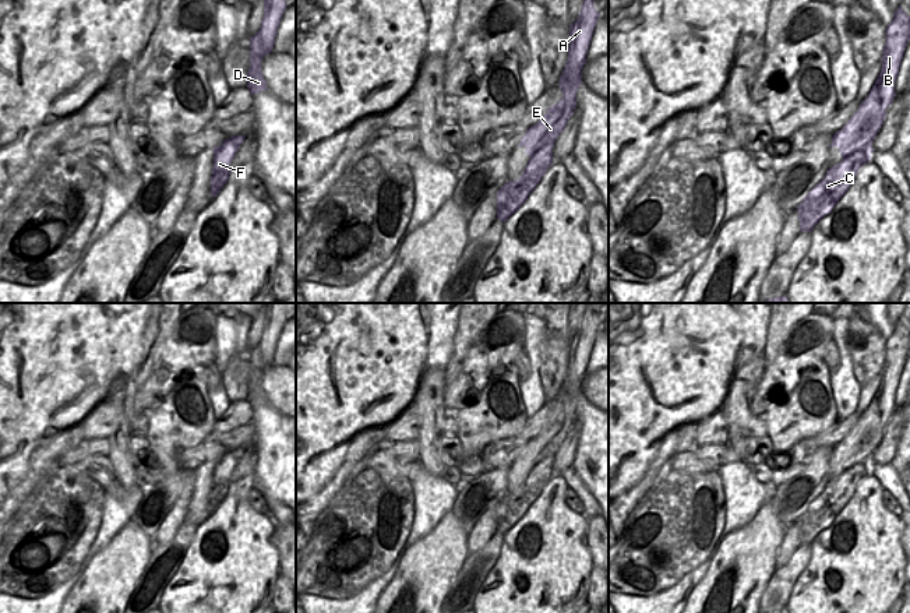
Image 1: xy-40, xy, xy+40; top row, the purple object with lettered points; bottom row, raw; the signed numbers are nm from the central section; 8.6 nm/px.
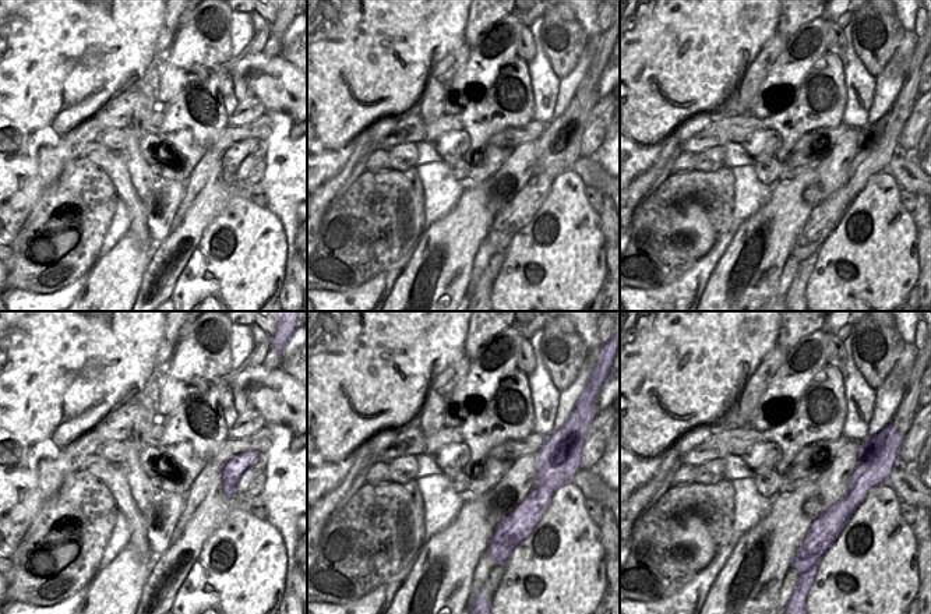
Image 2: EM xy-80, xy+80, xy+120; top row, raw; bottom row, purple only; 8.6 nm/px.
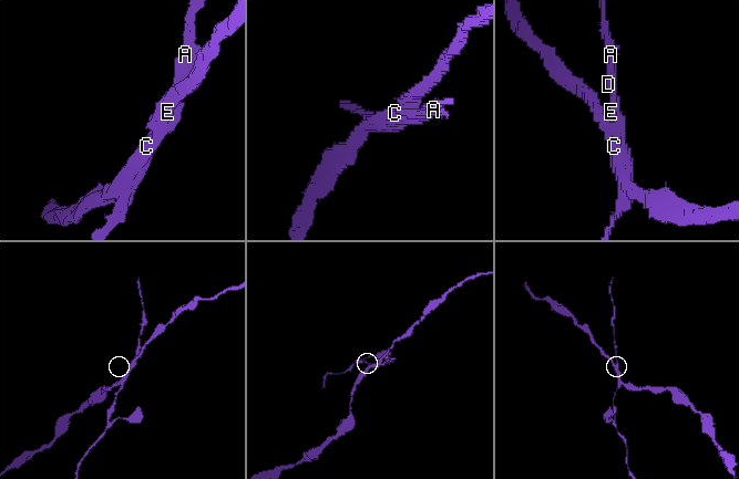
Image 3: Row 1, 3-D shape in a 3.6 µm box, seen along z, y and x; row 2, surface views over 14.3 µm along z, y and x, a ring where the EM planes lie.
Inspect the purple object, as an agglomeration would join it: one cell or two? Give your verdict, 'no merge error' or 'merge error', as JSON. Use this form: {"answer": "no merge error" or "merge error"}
{"answer": "merge error"}

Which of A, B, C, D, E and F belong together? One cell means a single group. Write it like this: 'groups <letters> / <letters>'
groups A B D E / C F

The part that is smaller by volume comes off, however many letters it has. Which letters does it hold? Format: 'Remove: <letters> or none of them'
Remove: A, B, D, E

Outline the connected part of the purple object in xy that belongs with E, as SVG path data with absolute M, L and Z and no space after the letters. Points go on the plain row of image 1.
M588 306L578 331L569 338L568 373L558 395L562 409L535 438L525 444L519 454L518 459L525 459L530 472L539 464L540 475L553 475L554 455L574 427L572 423L576 422L576 404L582 395L582 381L600 328L593 318L592 307Z

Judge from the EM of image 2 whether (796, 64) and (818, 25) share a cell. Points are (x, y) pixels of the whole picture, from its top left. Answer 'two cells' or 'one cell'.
one cell

